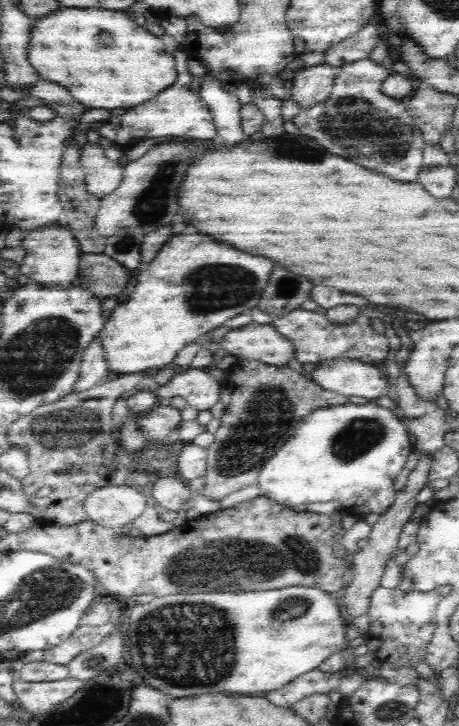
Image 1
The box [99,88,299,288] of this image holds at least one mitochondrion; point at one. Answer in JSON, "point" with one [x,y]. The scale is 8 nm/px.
{"point":[151,205]}

